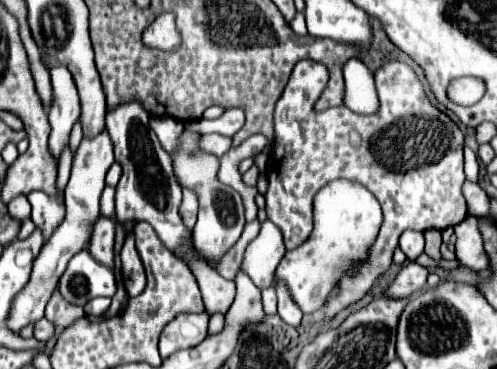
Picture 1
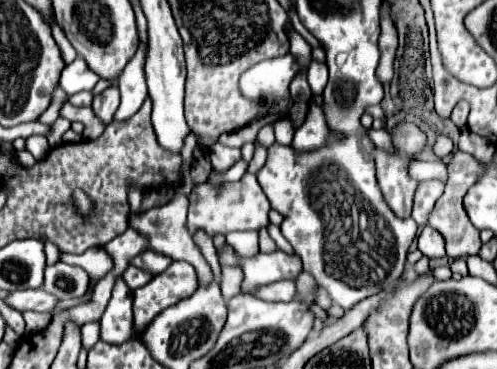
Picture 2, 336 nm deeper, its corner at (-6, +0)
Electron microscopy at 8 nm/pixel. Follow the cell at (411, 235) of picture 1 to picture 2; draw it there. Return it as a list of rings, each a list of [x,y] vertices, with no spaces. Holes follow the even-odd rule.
[[[429,224],[421,230],[421,234],[419,234],[419,250],[425,254],[425,256],[429,256],[429,258],[443,258],[445,256],[445,240],[443,240],[443,236],[435,230],[435,228],[431,228]]]

